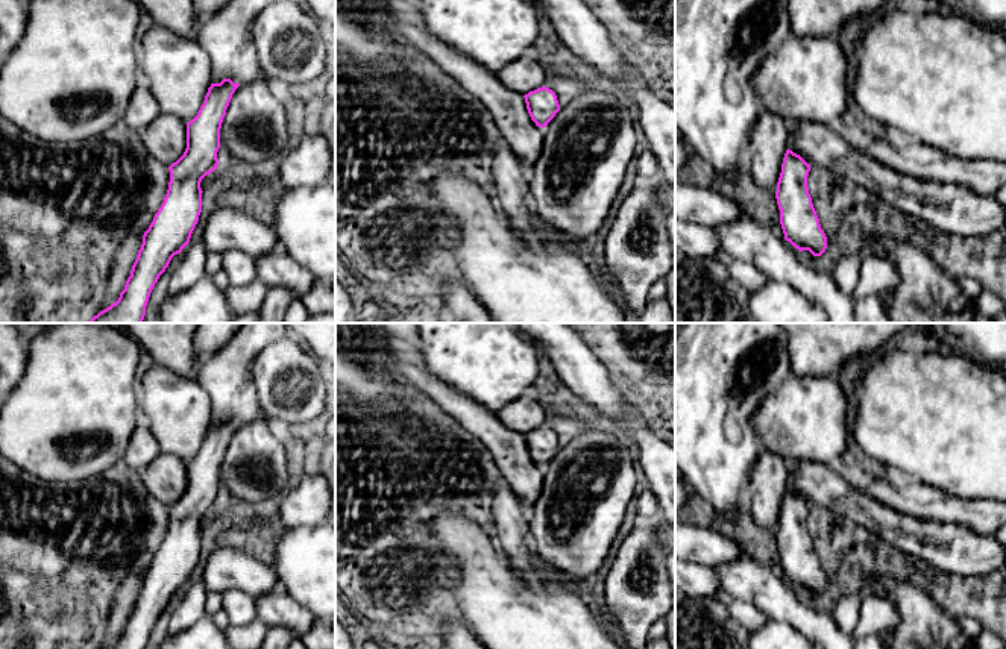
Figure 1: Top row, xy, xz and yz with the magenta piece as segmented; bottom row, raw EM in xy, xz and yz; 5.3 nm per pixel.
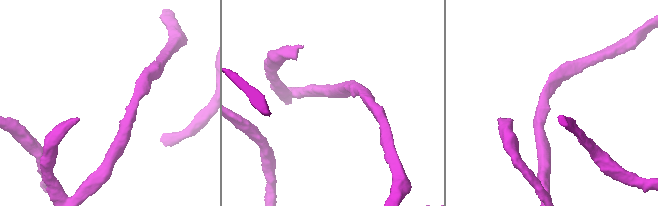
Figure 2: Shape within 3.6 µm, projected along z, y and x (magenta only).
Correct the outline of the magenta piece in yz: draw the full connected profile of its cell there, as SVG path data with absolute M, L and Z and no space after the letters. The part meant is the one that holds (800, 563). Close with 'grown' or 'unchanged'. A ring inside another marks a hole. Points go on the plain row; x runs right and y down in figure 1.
M794 461L788 464L788 490L775 538L784 579L813 596L825 591L827 576L807 528L812 506L828 508L947 573L991 575L1004 570L1006 549L994 535L904 516L853 487L827 464Z | grown

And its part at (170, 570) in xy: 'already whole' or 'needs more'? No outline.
needs more

